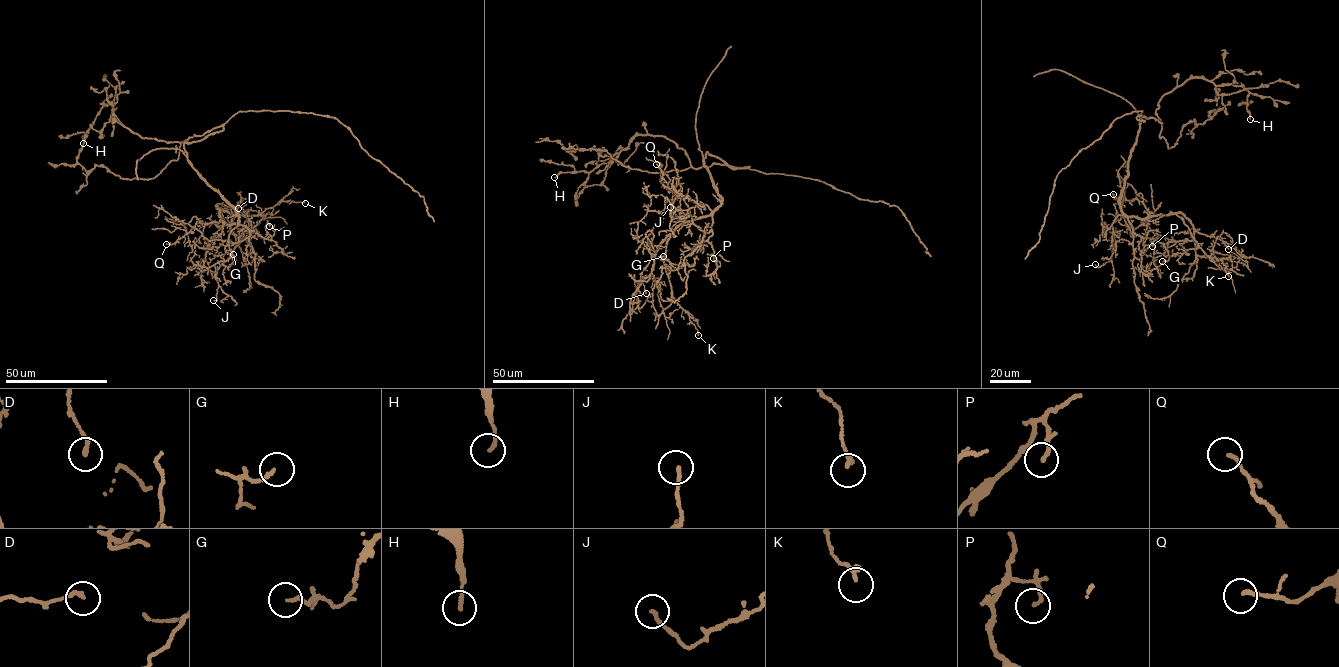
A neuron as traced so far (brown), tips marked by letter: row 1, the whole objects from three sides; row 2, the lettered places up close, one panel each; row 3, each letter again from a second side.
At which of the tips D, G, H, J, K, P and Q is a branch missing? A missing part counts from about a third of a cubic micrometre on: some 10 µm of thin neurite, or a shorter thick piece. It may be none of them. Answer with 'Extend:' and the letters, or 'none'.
Extend: none

